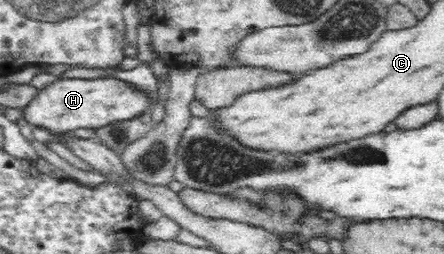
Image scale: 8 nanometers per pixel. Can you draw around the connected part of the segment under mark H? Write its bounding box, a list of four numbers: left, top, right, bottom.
[22,77,150,138]

